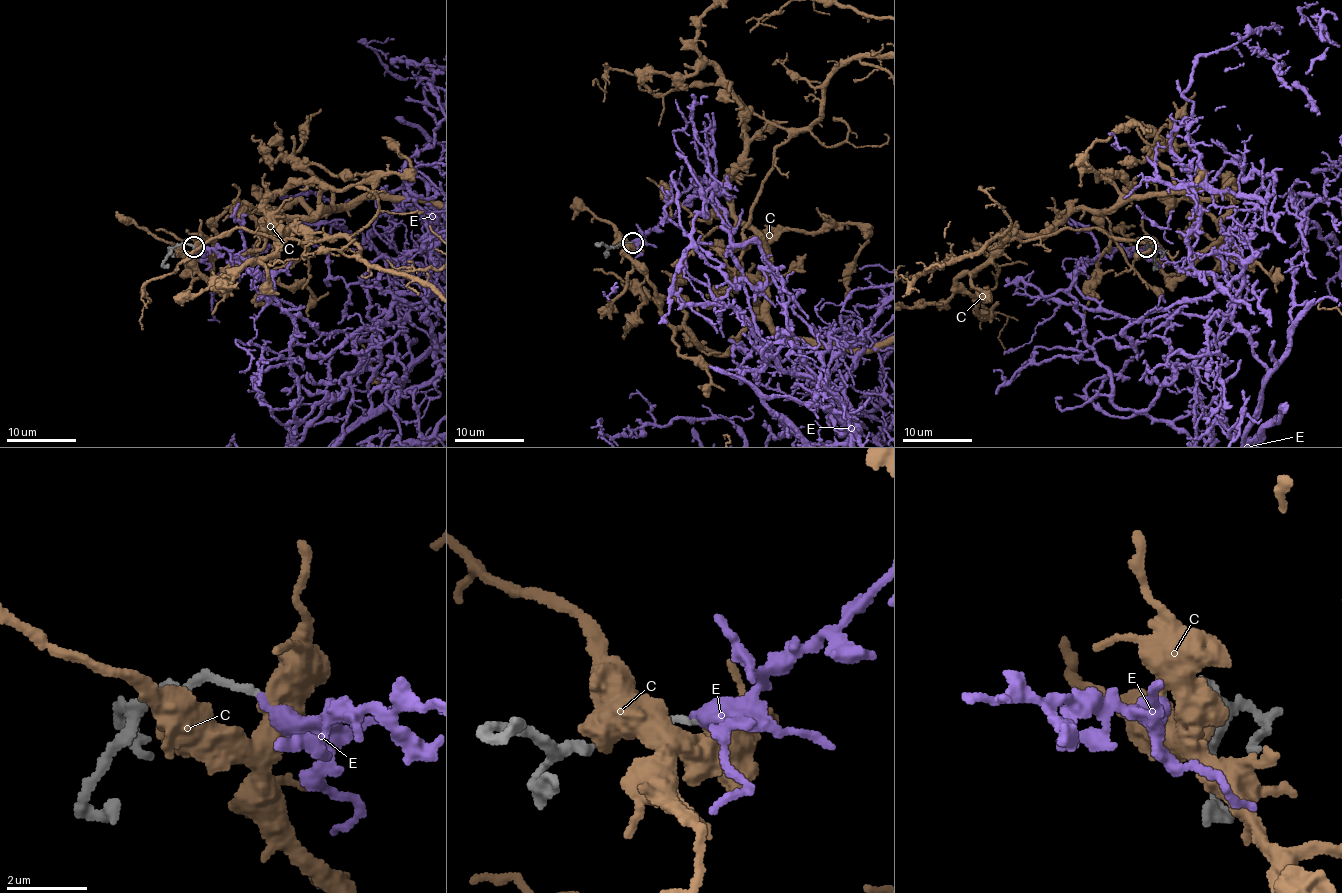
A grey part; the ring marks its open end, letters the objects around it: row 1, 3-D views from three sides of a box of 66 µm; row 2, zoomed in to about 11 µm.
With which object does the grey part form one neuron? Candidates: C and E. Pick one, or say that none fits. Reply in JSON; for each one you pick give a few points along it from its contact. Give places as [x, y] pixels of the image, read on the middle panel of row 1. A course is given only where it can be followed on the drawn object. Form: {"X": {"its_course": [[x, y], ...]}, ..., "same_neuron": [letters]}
{"same_neuron": ["E"]}

